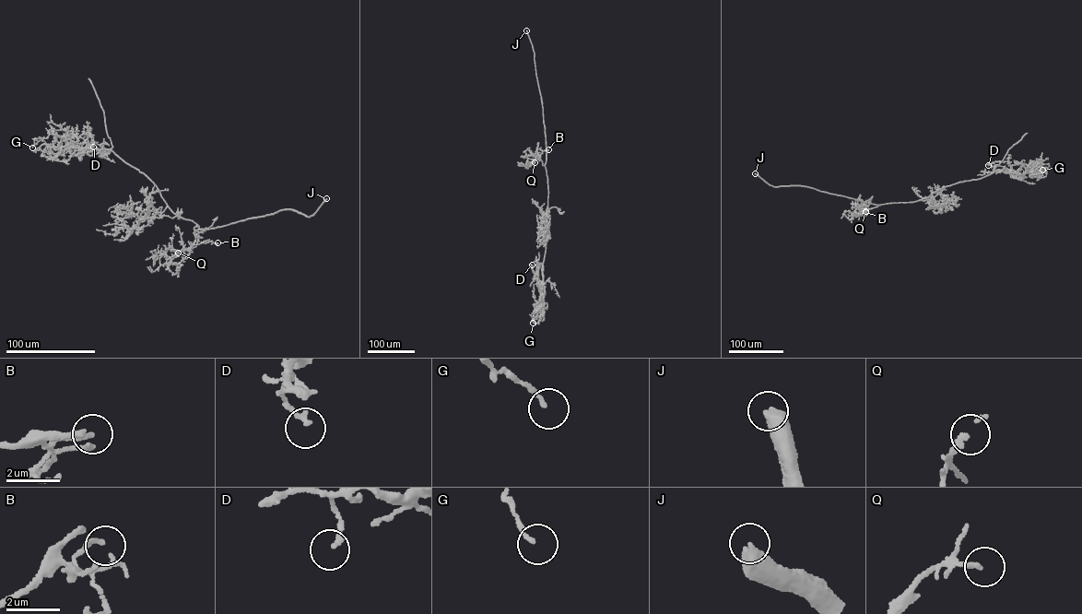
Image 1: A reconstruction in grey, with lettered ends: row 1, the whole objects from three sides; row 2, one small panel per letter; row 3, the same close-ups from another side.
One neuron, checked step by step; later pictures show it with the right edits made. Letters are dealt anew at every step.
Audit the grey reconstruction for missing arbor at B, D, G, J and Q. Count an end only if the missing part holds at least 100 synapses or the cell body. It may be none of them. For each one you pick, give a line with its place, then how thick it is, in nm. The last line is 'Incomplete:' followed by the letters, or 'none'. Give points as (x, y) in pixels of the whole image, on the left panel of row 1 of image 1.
B: at (217, 242); 150 nm thick
J: at (326, 198); 500 nm thick
Incomplete: B, J

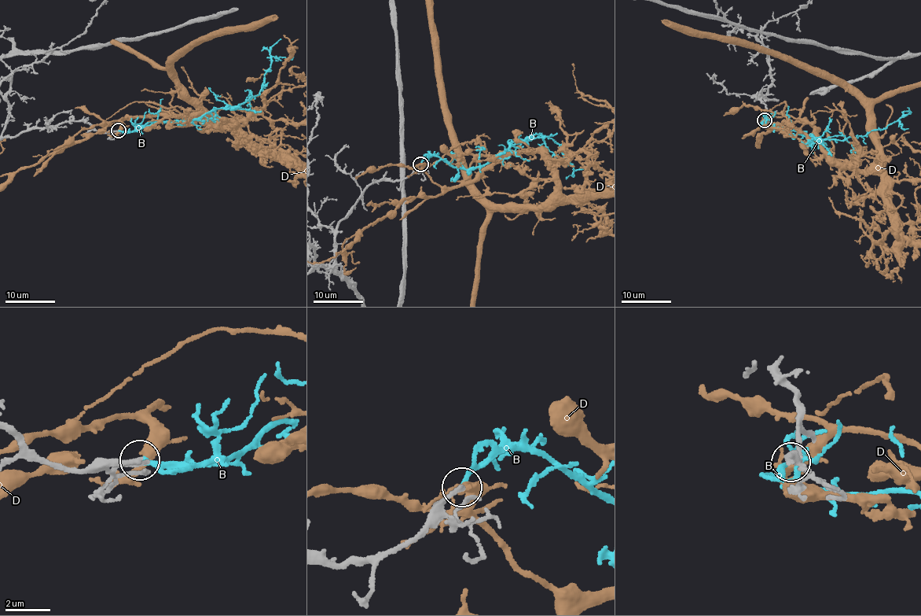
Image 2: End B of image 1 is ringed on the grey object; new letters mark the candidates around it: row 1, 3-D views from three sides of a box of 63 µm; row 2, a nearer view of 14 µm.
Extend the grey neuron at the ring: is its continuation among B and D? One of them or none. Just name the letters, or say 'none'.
B

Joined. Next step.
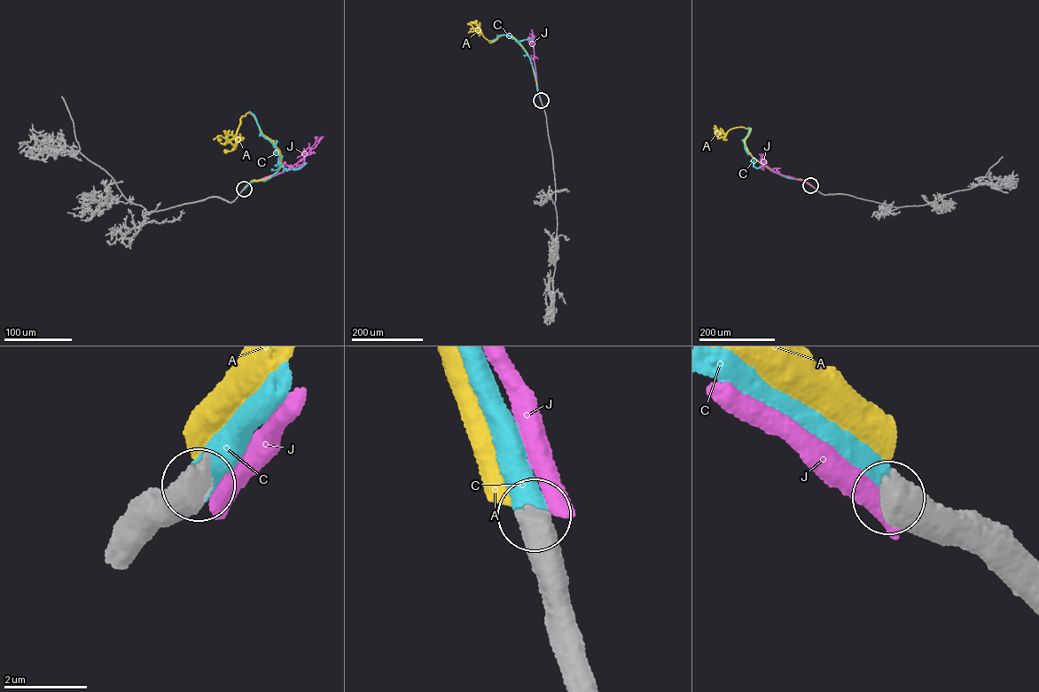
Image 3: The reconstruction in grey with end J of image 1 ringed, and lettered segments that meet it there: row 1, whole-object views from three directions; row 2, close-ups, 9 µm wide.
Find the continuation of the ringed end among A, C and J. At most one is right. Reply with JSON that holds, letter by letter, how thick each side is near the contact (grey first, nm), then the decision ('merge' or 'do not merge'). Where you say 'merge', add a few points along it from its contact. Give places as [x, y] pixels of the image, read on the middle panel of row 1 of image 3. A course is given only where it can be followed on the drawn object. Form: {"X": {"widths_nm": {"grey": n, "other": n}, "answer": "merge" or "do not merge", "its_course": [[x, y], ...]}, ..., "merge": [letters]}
{"A": {"widths_nm": {"grey": 550, "other": 400}, "answer": "do not merge"}, "C": {"widths_nm": {"grey": 700, "other": 600}, "answer": "merge", "its_course": [[541, 100], [533, 68], [522, 47], [504, 34], [489, 41]]}, "J": {"widths_nm": {"grey": 750, "other": 500}, "answer": "do not merge"}, "merge": ["C"]}

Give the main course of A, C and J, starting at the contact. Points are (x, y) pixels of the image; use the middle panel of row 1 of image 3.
A: (541, 100), (532, 63), (522, 46), (512, 37), (505, 34), (490, 42), (479, 25), (471, 21)
C: (541, 100), (533, 68), (522, 47), (504, 34), (489, 41)
J: (541, 100), (531, 29)

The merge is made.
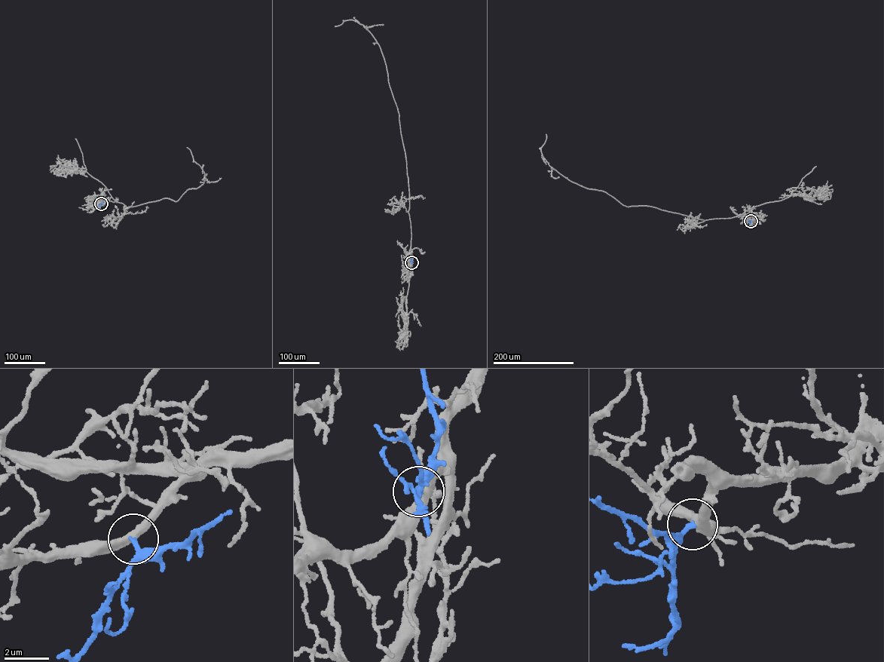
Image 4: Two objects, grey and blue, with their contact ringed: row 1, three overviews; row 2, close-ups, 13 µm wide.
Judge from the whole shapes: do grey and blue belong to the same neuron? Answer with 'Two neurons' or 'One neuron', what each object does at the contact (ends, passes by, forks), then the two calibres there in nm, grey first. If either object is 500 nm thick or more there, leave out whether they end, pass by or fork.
One neuron. At the ring grey passes by. At the ring blue passes by. Thickness 400 nm (grey) against 180 nm

